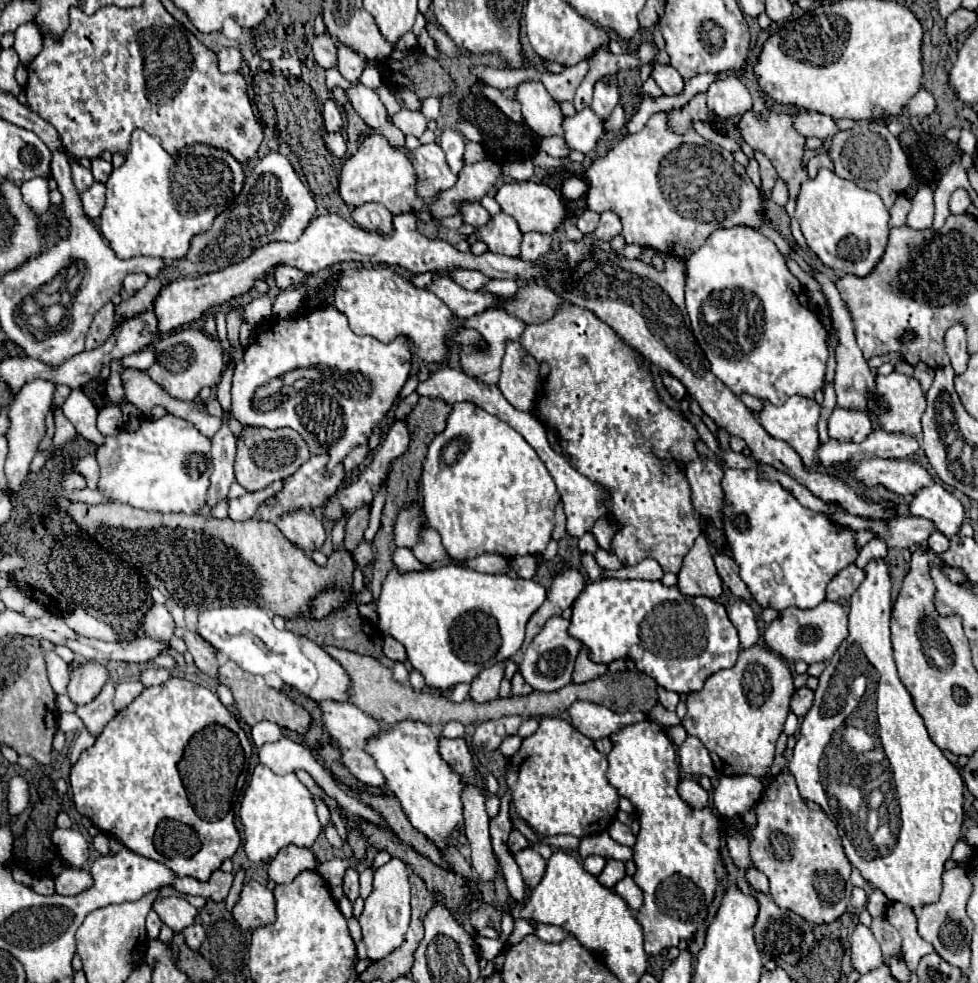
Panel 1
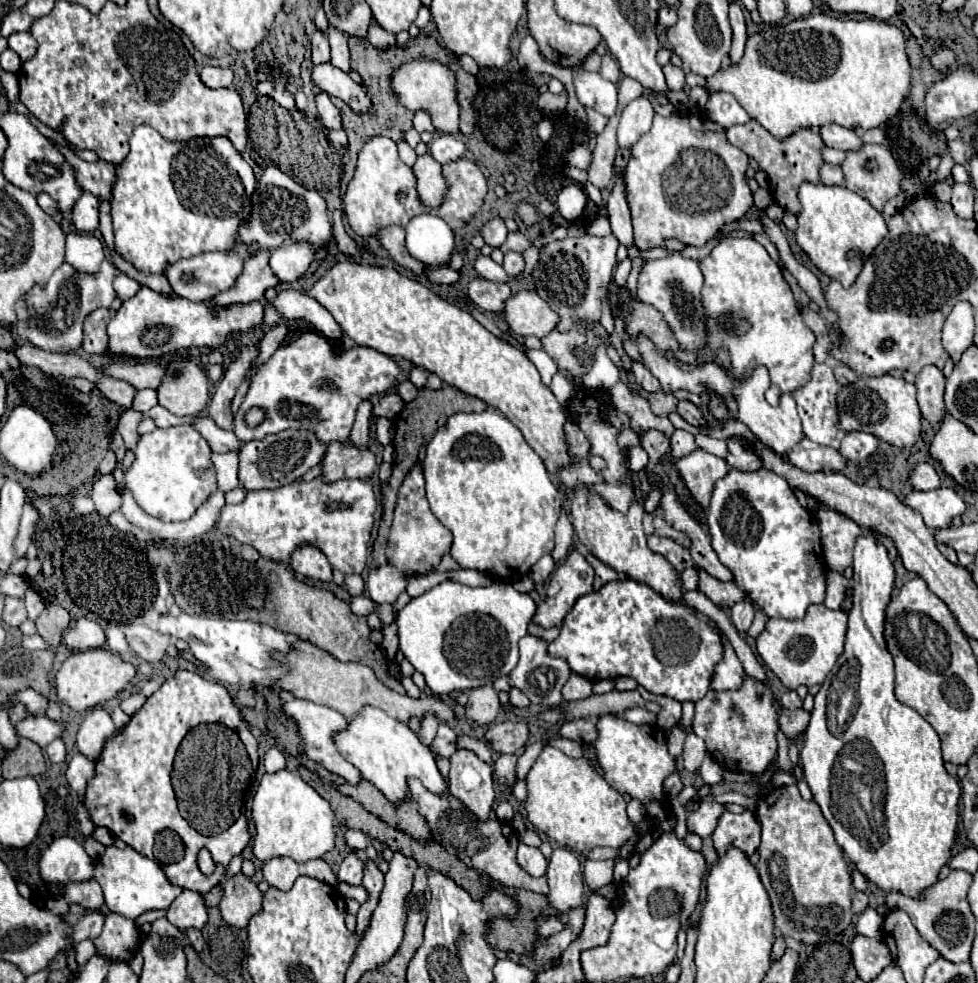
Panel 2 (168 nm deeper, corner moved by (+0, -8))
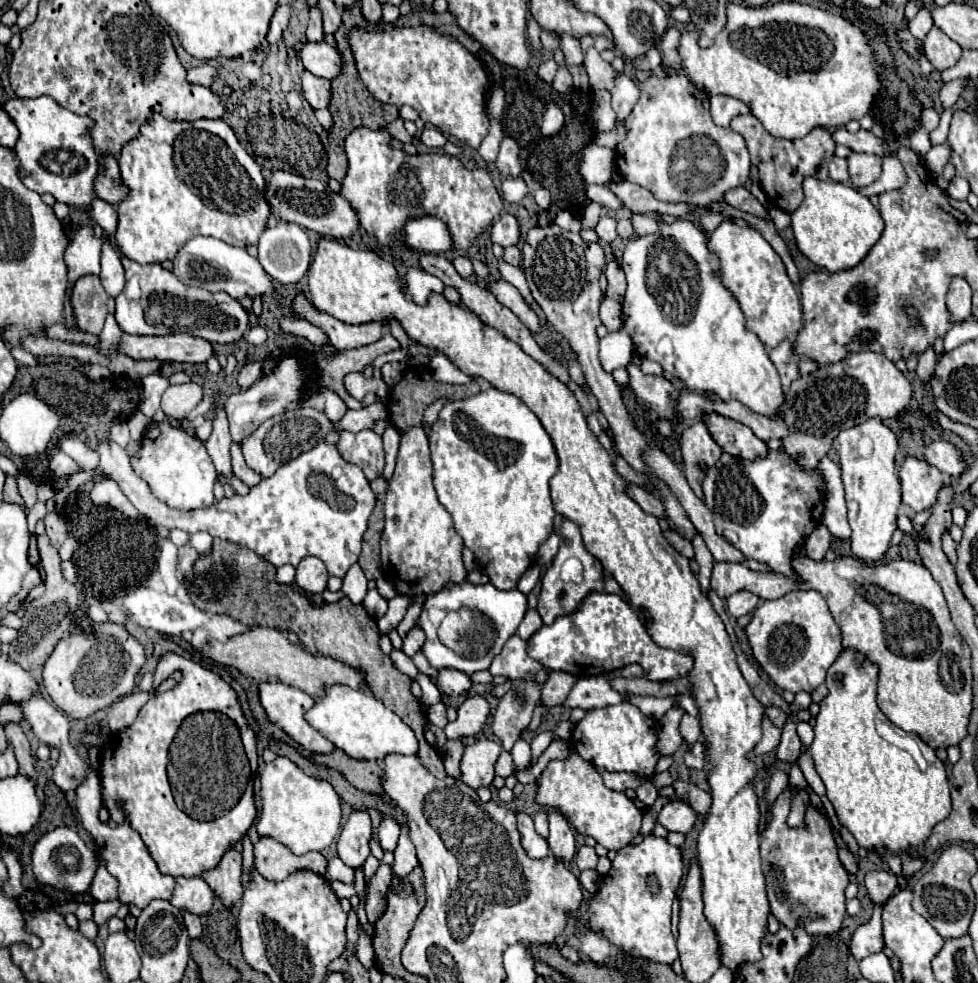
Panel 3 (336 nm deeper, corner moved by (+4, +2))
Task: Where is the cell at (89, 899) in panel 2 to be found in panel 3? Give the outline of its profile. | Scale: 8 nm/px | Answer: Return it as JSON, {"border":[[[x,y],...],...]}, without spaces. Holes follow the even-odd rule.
{"border":[[[98,866],[96,876],[88,888],[88,894],[94,900],[116,900],[118,894],[118,882],[114,876],[110,876],[110,872],[104,866]]]}

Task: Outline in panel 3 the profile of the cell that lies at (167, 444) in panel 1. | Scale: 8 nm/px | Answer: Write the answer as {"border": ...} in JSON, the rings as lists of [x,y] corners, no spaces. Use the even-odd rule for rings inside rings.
{"border":[[[150,422],[142,436],[140,450],[130,458],[130,464],[132,470],[148,482],[152,494],[170,508],[194,510],[206,508],[214,502],[212,488],[216,482],[216,468],[204,448],[204,442],[186,428],[172,426],[170,422]]]}

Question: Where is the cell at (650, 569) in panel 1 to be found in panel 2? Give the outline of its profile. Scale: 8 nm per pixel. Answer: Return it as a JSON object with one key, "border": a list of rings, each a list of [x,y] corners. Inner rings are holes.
{"border":[[[686,568],[682,574],[680,574],[680,578],[682,578],[682,586],[684,586],[684,590],[698,590],[698,568]]]}

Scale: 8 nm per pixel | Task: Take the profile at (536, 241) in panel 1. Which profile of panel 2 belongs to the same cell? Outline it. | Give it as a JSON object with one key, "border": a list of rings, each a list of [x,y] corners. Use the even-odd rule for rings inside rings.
{"border":[[[506,252],[504,254],[504,270],[508,272],[508,276],[518,276],[524,270],[524,258],[518,252]]]}

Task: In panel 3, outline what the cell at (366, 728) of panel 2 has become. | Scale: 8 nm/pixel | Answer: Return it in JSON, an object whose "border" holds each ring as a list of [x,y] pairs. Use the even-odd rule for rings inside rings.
{"border":[[[348,686],[326,688],[326,694],[316,700],[314,708],[306,714],[306,720],[326,736],[336,748],[344,750],[356,760],[382,762],[388,754],[412,754],[418,756],[418,740],[410,726],[406,726],[392,710],[388,710],[378,698],[368,692]]]}

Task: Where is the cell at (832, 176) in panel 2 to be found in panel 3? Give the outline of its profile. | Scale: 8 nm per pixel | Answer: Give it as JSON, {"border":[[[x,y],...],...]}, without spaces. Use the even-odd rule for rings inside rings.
{"border":[[[834,156],[830,160],[830,180],[834,182],[842,182],[842,184],[850,184],[850,176],[848,176],[848,164],[846,158],[838,158]]]}

